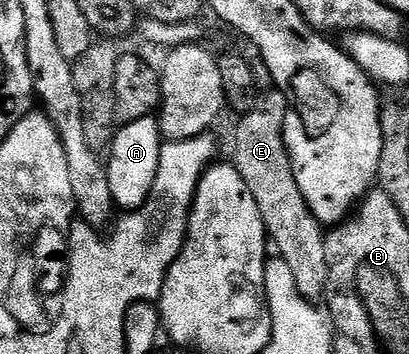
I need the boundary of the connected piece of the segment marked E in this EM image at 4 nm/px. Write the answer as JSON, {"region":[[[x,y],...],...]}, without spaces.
{"region":[[[271,89],[251,110],[239,119],[239,128],[235,131],[235,159],[233,166],[237,173],[249,185],[257,209],[261,209],[267,238],[277,250],[278,258],[289,265],[293,278],[297,280],[297,289],[301,297],[319,301],[327,294],[329,265],[327,264],[327,241],[325,227],[313,217],[301,189],[297,189],[297,177],[293,177],[293,165],[285,145],[285,113],[287,99],[283,92]]]}

